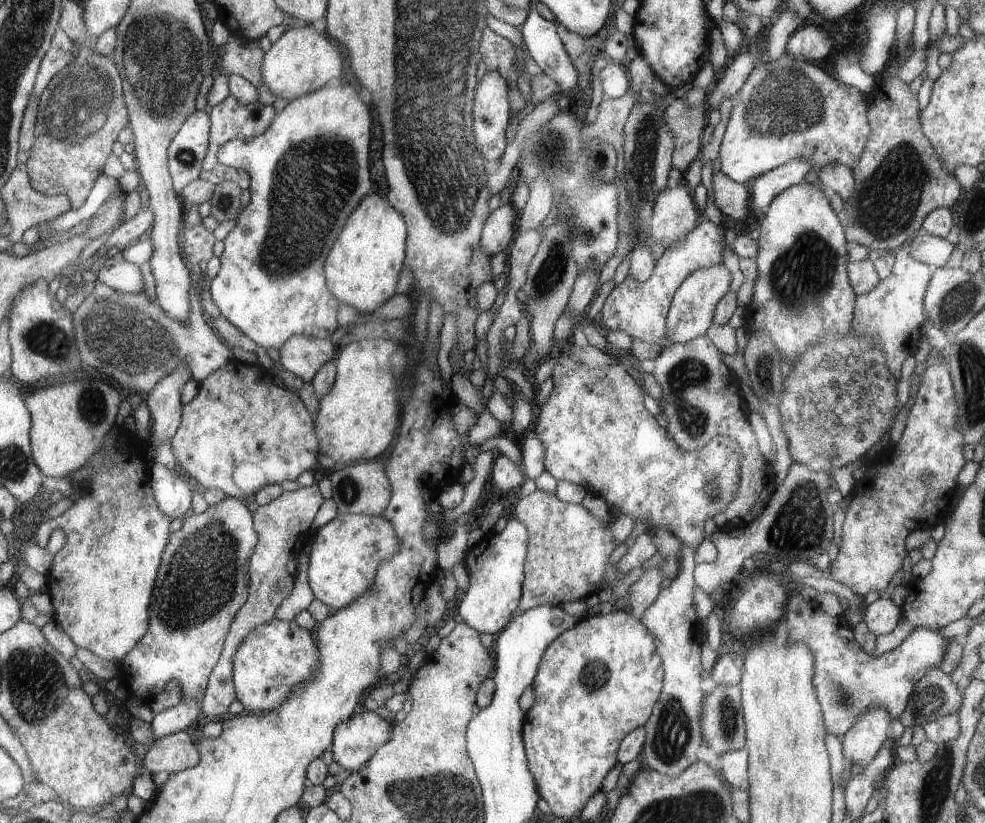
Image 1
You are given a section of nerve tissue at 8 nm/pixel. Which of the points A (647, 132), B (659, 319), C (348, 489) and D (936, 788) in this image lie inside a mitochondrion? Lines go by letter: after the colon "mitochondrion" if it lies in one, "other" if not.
A: mitochondrion
B: other
C: mitochondrion
D: mitochondrion

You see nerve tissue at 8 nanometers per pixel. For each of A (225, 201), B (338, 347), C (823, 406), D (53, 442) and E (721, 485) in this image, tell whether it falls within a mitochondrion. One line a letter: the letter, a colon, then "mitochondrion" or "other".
A: mitochondrion
B: other
C: other
D: other
E: other

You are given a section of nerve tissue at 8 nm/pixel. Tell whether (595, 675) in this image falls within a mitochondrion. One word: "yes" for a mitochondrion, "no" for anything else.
yes

